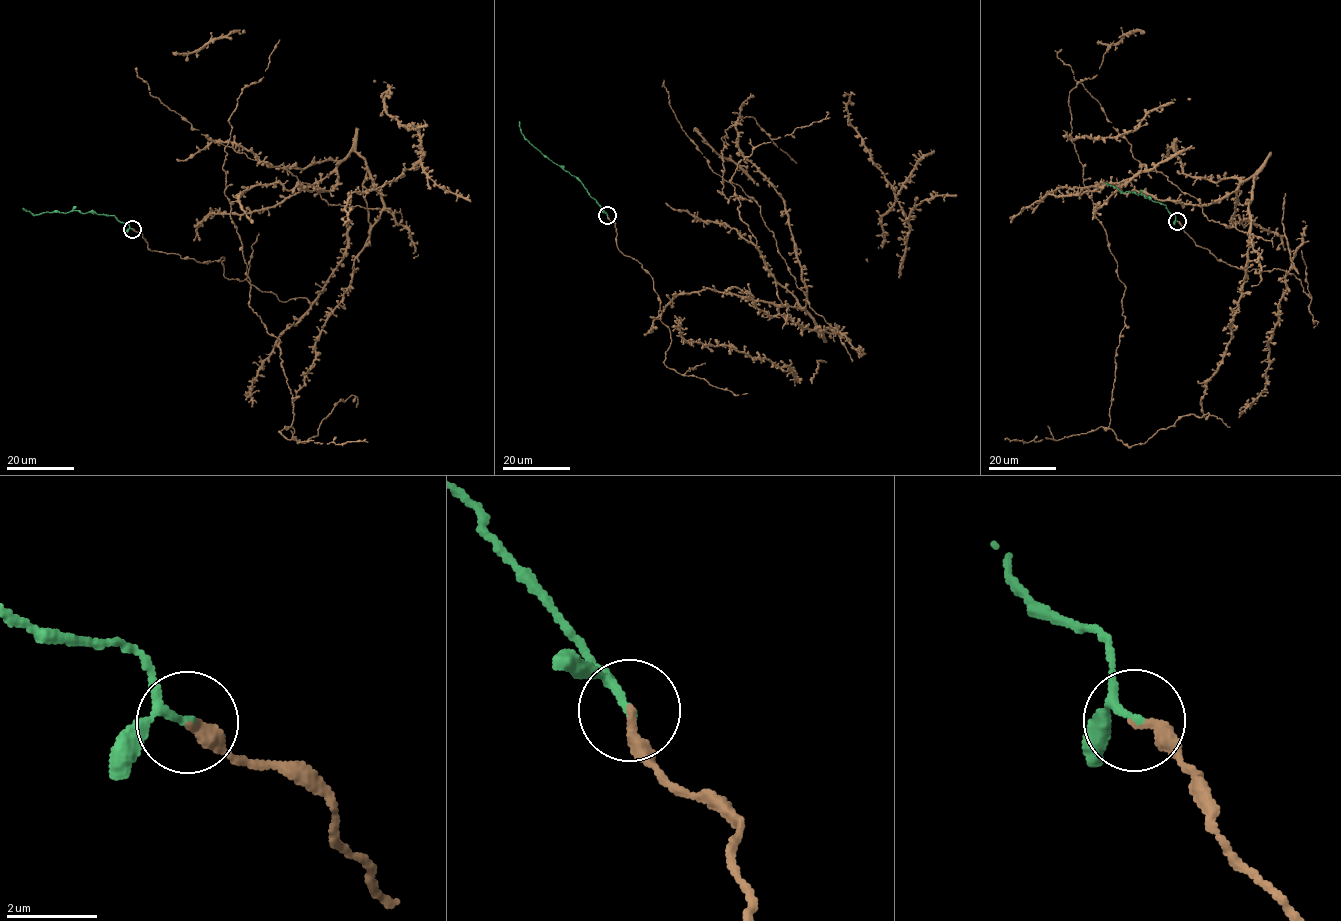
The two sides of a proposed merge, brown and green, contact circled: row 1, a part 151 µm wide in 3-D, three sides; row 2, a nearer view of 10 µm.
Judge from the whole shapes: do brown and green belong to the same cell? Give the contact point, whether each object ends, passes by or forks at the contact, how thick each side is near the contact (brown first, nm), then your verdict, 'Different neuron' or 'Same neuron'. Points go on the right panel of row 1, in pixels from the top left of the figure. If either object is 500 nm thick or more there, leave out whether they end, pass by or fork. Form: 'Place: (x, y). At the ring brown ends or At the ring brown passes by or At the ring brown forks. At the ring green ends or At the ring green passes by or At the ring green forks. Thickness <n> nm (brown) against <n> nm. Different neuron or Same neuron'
Place: (1177, 221). At the ring brown ends. At the ring green passes by. Thickness 200 nm (brown) against 150 nm. Same neuron

